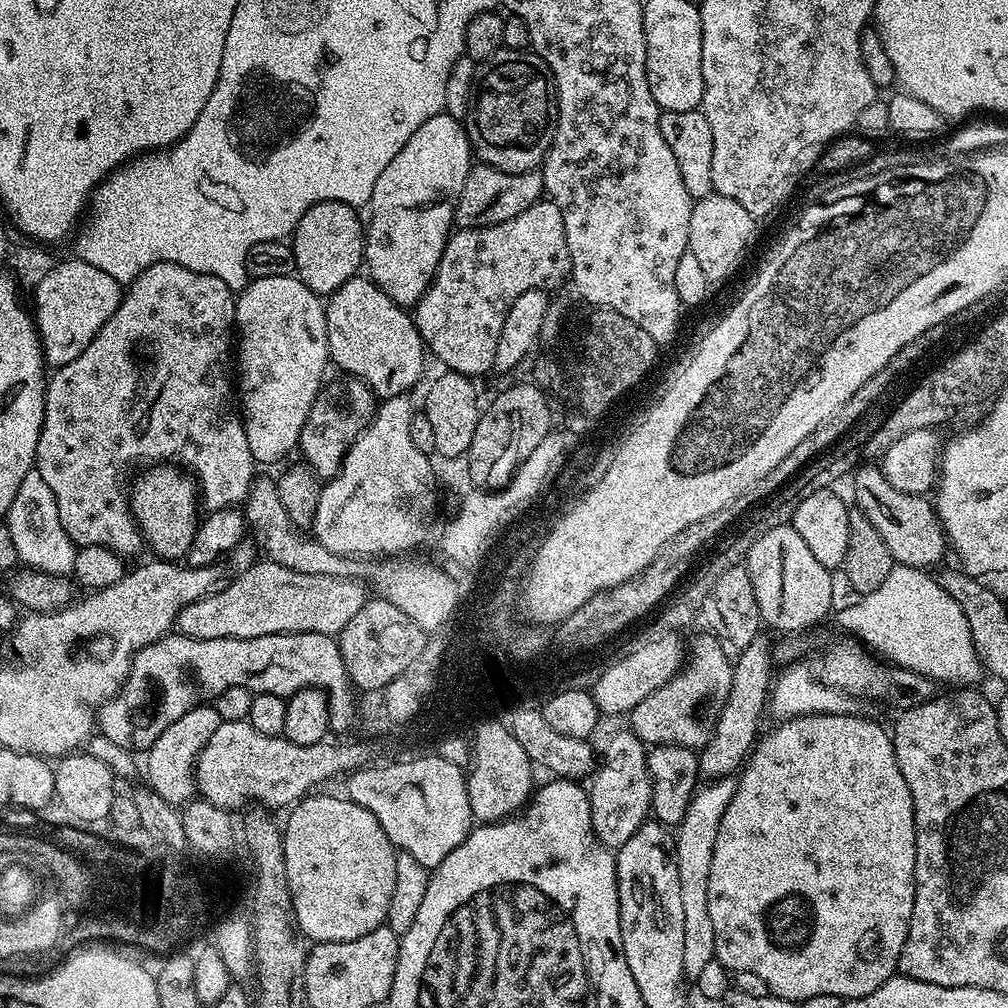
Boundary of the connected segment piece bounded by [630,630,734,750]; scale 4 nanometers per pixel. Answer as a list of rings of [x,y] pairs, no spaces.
[[[708,630],[702,632],[701,636],[693,638],[692,644],[690,640],[690,655],[687,657],[684,667],[677,672],[676,676],[667,680],[661,688],[656,688],[654,694],[650,694],[650,698],[642,698],[642,702],[638,702],[638,706],[632,708],[630,713],[630,719],[632,719],[632,723],[630,723],[631,732],[645,746],[676,745],[701,750],[710,742],[715,726],[718,724],[719,715],[722,714],[726,700],[730,696],[734,664],[730,658],[728,661],[728,653],[730,652],[721,639]]]

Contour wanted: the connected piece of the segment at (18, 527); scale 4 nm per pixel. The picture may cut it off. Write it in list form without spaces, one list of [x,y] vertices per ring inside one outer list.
[[[33,470],[22,478],[22,486],[18,486],[18,494],[14,494],[14,502],[6,517],[6,527],[10,530],[10,538],[14,538],[21,565],[33,572],[73,575],[78,548],[66,534],[62,518],[58,518],[58,502],[54,502],[54,494],[50,494],[50,486],[46,486],[42,474]]]

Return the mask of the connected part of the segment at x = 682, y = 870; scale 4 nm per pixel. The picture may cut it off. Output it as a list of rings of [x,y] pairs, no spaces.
[[[723,776],[699,785],[689,802],[685,818],[674,832],[676,861],[678,862],[678,886],[682,890],[682,966],[685,977],[695,982],[711,960],[716,959],[714,950],[714,926],[710,919],[710,858],[714,858],[714,838],[718,838],[718,826],[730,798],[734,798],[737,777]]]

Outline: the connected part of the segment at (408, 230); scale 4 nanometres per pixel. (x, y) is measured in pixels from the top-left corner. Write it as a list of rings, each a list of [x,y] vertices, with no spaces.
[[[442,111],[434,118],[426,118],[426,122],[410,134],[406,146],[390,158],[390,166],[386,166],[386,170],[378,174],[378,182],[374,182],[374,194],[370,201],[372,221],[367,221],[364,237],[364,264],[371,280],[405,310],[416,305],[432,284],[438,262],[454,228],[454,202],[473,167],[474,153],[472,143],[468,141],[468,129],[457,117]]]

